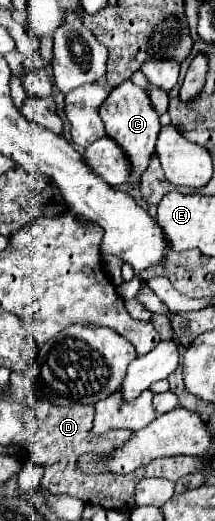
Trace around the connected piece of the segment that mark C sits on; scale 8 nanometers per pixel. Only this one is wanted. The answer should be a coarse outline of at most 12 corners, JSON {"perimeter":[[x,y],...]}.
{"perimeter":[[132,81],[102,103],[106,135],[138,181],[154,155],[160,117]]}

